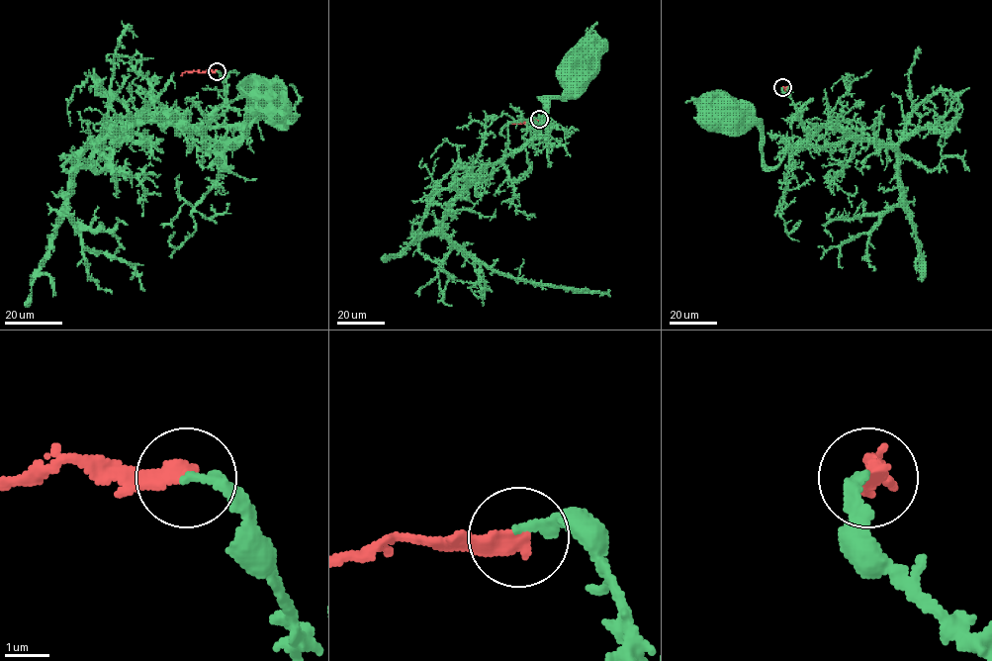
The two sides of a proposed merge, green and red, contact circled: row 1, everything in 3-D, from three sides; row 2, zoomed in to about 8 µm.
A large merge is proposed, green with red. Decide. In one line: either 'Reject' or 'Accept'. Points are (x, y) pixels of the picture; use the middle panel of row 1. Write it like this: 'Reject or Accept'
Accept

